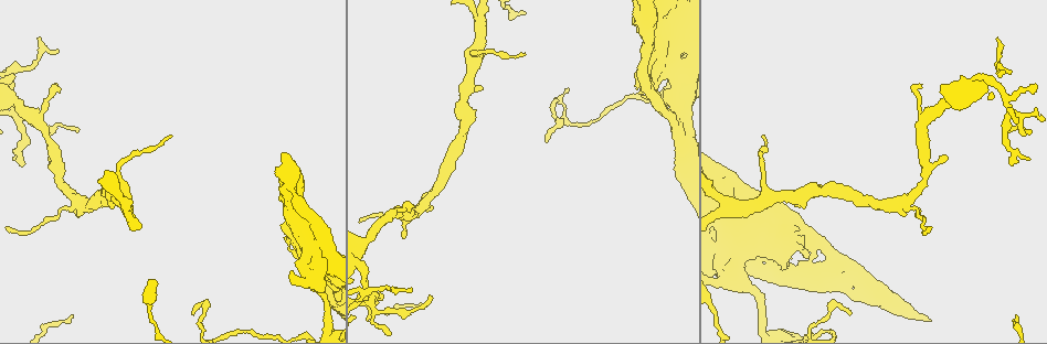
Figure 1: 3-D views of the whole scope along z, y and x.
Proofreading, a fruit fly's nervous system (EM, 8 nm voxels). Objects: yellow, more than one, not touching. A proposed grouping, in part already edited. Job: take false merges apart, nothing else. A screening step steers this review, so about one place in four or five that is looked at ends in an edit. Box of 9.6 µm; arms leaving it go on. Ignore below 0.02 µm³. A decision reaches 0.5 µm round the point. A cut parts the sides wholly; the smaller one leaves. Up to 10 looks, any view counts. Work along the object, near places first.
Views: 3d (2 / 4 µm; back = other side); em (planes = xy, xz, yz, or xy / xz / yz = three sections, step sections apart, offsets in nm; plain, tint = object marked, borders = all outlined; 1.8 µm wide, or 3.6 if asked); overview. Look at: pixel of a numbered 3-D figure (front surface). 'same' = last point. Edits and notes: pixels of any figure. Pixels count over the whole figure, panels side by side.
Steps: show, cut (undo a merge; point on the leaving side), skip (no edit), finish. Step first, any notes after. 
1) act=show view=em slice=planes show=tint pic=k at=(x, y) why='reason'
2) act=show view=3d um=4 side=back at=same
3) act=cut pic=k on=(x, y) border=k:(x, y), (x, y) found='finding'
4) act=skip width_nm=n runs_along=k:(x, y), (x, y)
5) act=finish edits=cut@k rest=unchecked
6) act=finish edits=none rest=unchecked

act=show view=3d um=4 pic=1 at=(431, 198)

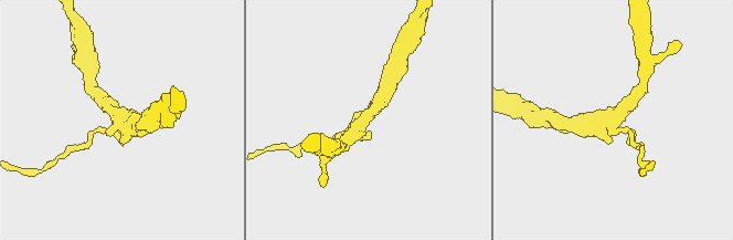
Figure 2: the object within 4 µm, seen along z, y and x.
act=show view=em slice=planes show=tint pic=2 at=(611, 123)

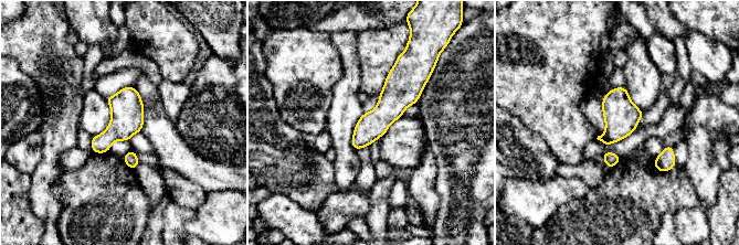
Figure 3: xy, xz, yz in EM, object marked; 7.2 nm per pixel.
act=skip width_nm=200 found='one neuron here'

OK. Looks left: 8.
act=show view=em slice=xz step=8 show=tint pic=1 at=(794, 248) why='closes a loop'

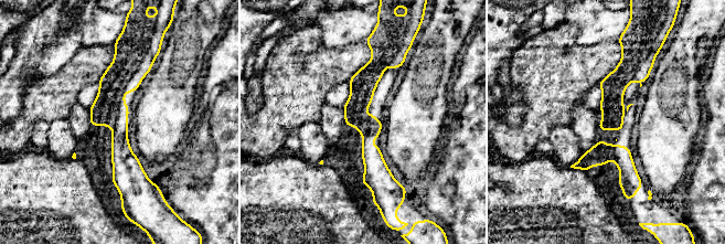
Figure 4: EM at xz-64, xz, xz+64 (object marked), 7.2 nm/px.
act=show view=em slice=planes show=borders at=same

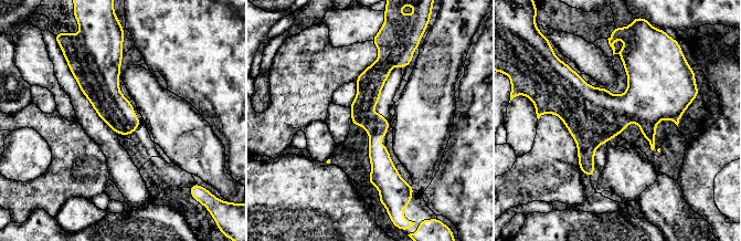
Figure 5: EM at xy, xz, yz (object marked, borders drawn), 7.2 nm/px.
act=skip width_nm=170 found='continuous, no second neuron'

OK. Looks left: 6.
act=show view=em slice=planes show=plain pic=1 at=(290, 197) why='abrupt turn'

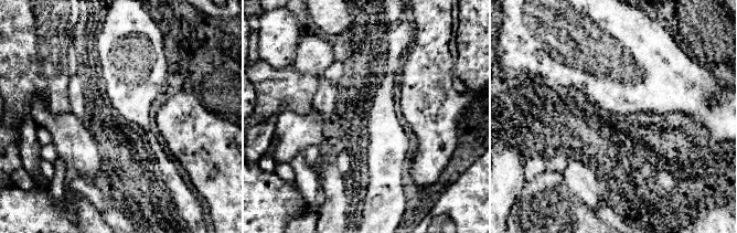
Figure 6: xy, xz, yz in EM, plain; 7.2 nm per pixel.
act=show view=em slice=planes show=tint at=same

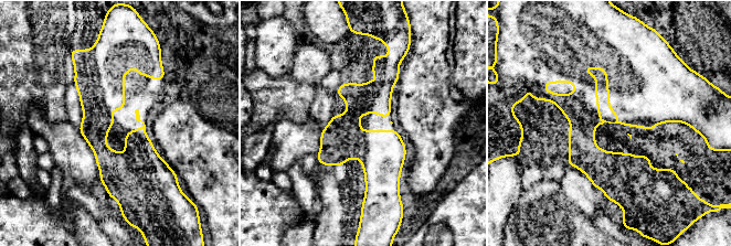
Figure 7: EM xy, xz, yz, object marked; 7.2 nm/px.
act=skip runs_along=7:(122, 57), (98, 96), (110, 190) found='one neuron here'

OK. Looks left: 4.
act=show view=3d um=4 side=back pic=1 at=(15, 112) why='abrupt turn'

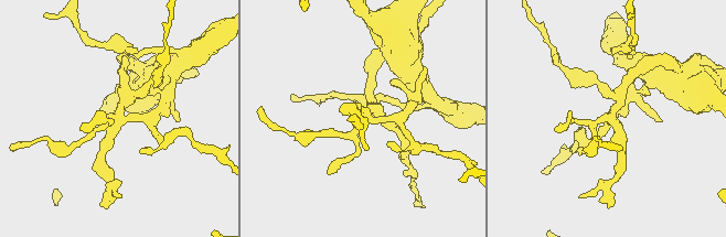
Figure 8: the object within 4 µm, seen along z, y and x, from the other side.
act=show view=em slice=xz step=16 show=tint pic=8 at=(121, 116) why='shape alone is not enough'

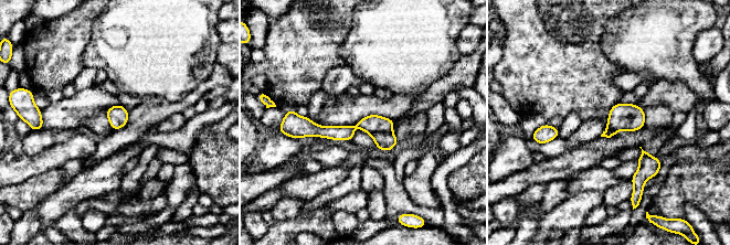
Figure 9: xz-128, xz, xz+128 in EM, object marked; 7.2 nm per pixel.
act=show view=em slice=planes show=borders at=same why='another direction'

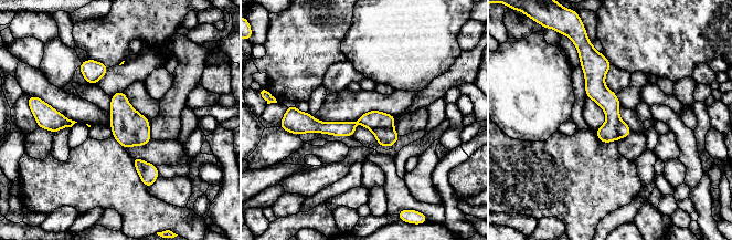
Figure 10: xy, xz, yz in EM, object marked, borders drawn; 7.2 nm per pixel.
act=cut pic=10 on=(371, 120) border=10:(391, 126), (373, 127), (371, 129) found='a second neuron is stuck on'

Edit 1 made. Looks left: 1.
act=finish edits=cut@10 rest=unchecked

